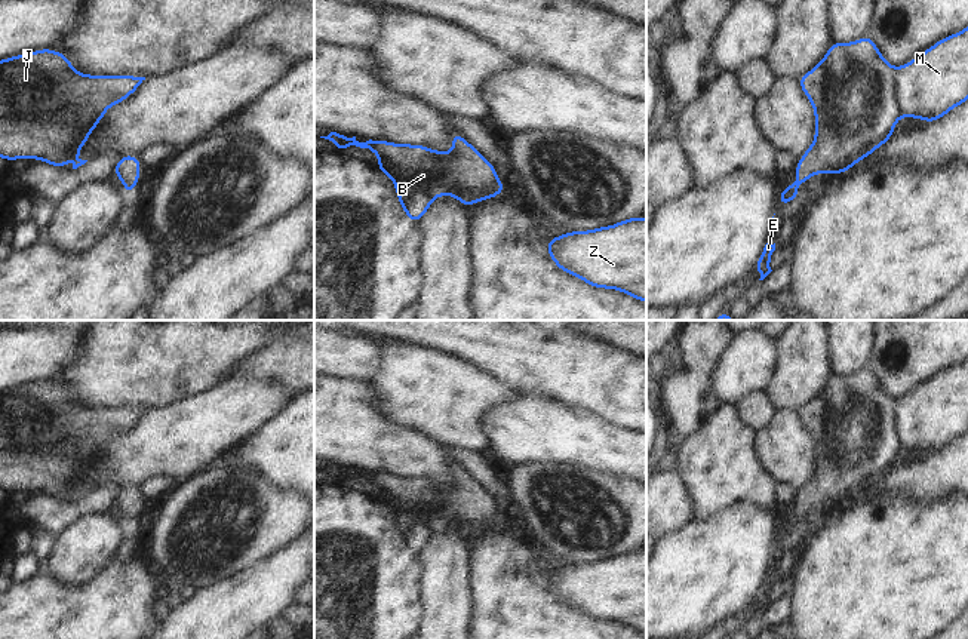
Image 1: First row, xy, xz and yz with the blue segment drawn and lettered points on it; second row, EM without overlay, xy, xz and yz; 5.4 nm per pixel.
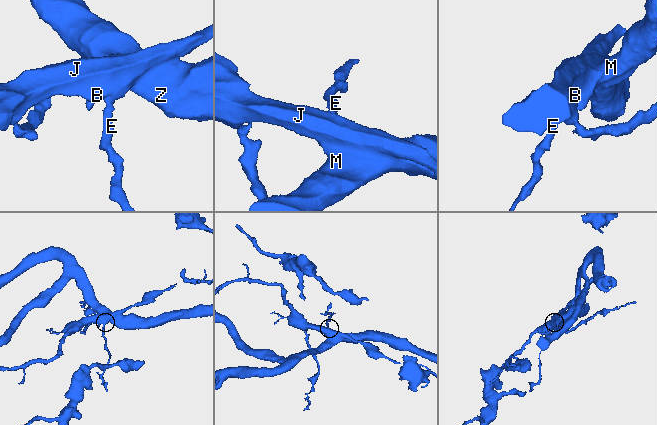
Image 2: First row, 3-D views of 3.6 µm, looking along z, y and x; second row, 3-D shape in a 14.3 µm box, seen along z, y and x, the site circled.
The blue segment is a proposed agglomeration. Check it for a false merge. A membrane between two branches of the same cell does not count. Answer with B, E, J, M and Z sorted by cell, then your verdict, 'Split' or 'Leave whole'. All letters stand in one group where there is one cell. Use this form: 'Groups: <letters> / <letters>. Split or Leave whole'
Groups: B E J M Z. Leave whole

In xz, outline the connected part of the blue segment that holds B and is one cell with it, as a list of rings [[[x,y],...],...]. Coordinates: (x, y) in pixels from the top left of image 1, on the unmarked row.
[[[337,464],[320,470],[332,473],[338,483],[356,477],[377,485],[381,492],[375,500],[393,511],[405,546],[415,556],[436,528],[451,526],[468,540],[479,532],[500,528],[504,522],[495,498],[460,466],[451,469],[449,474],[455,479],[451,485],[388,473],[359,474],[356,469],[347,470]]]

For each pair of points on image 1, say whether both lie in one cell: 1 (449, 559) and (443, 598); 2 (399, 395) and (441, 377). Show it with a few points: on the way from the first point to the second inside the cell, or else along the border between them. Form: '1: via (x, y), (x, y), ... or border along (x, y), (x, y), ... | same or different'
1: via (445, 568), (445, 589) | same
2: via (409, 395), (417, 389), (430, 387) | same

